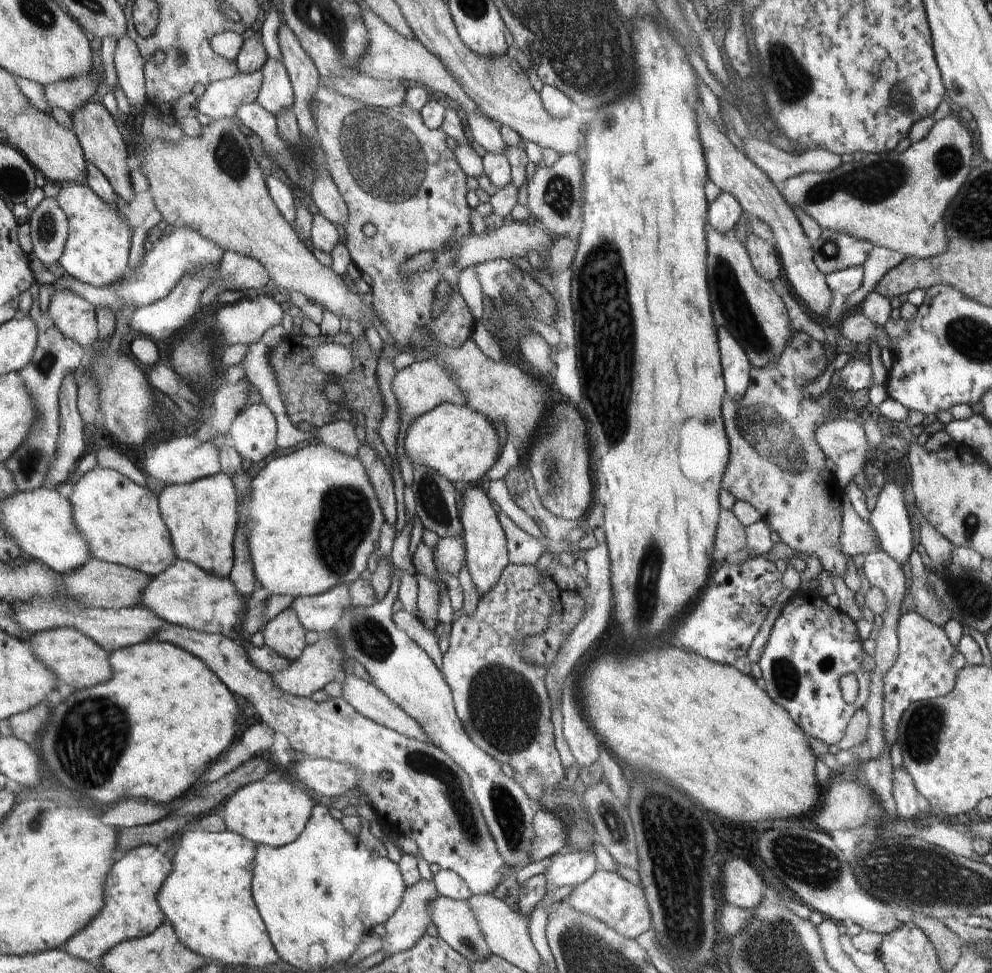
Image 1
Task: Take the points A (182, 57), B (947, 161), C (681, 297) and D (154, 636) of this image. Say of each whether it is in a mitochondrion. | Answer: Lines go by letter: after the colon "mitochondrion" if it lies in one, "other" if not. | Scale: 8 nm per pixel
A: mitochondrion
B: mitochondrion
C: other
D: other

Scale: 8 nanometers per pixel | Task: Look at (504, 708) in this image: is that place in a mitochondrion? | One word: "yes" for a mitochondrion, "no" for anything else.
yes

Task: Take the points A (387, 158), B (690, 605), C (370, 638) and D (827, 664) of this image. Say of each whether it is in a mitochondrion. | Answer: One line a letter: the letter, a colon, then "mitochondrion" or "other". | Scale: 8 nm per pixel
A: mitochondrion
B: other
C: mitochondrion
D: mitochondrion

